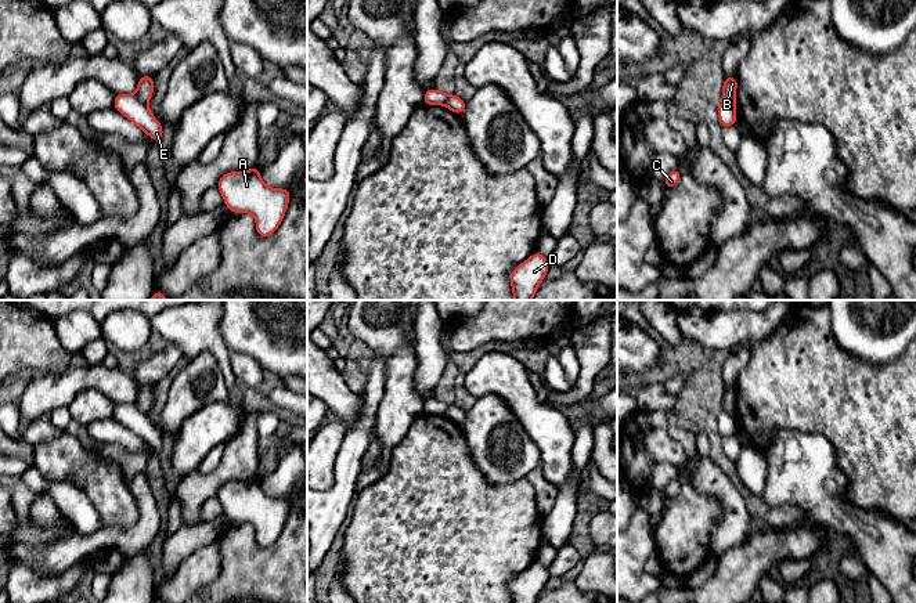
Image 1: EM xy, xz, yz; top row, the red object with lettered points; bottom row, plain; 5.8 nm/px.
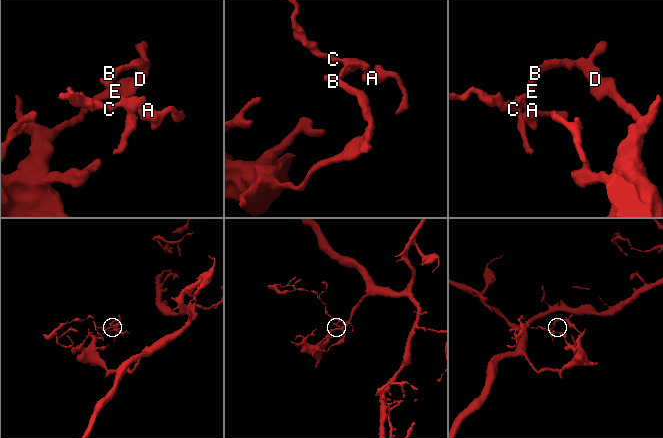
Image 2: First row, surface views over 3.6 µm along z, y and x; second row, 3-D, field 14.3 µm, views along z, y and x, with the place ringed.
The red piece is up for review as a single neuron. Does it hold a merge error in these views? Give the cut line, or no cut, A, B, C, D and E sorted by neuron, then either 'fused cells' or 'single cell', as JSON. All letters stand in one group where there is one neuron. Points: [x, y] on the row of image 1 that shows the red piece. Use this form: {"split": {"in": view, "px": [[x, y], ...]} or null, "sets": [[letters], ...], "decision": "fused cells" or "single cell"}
{"split": {"in": "xy", "px": [[133, 94], [145, 105]]}, "sets": [["A", "C", "E"], ["B", "D"]], "decision": "fused cells"}

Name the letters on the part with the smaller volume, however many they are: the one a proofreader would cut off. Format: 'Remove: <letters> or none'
Remove: A, C, E

